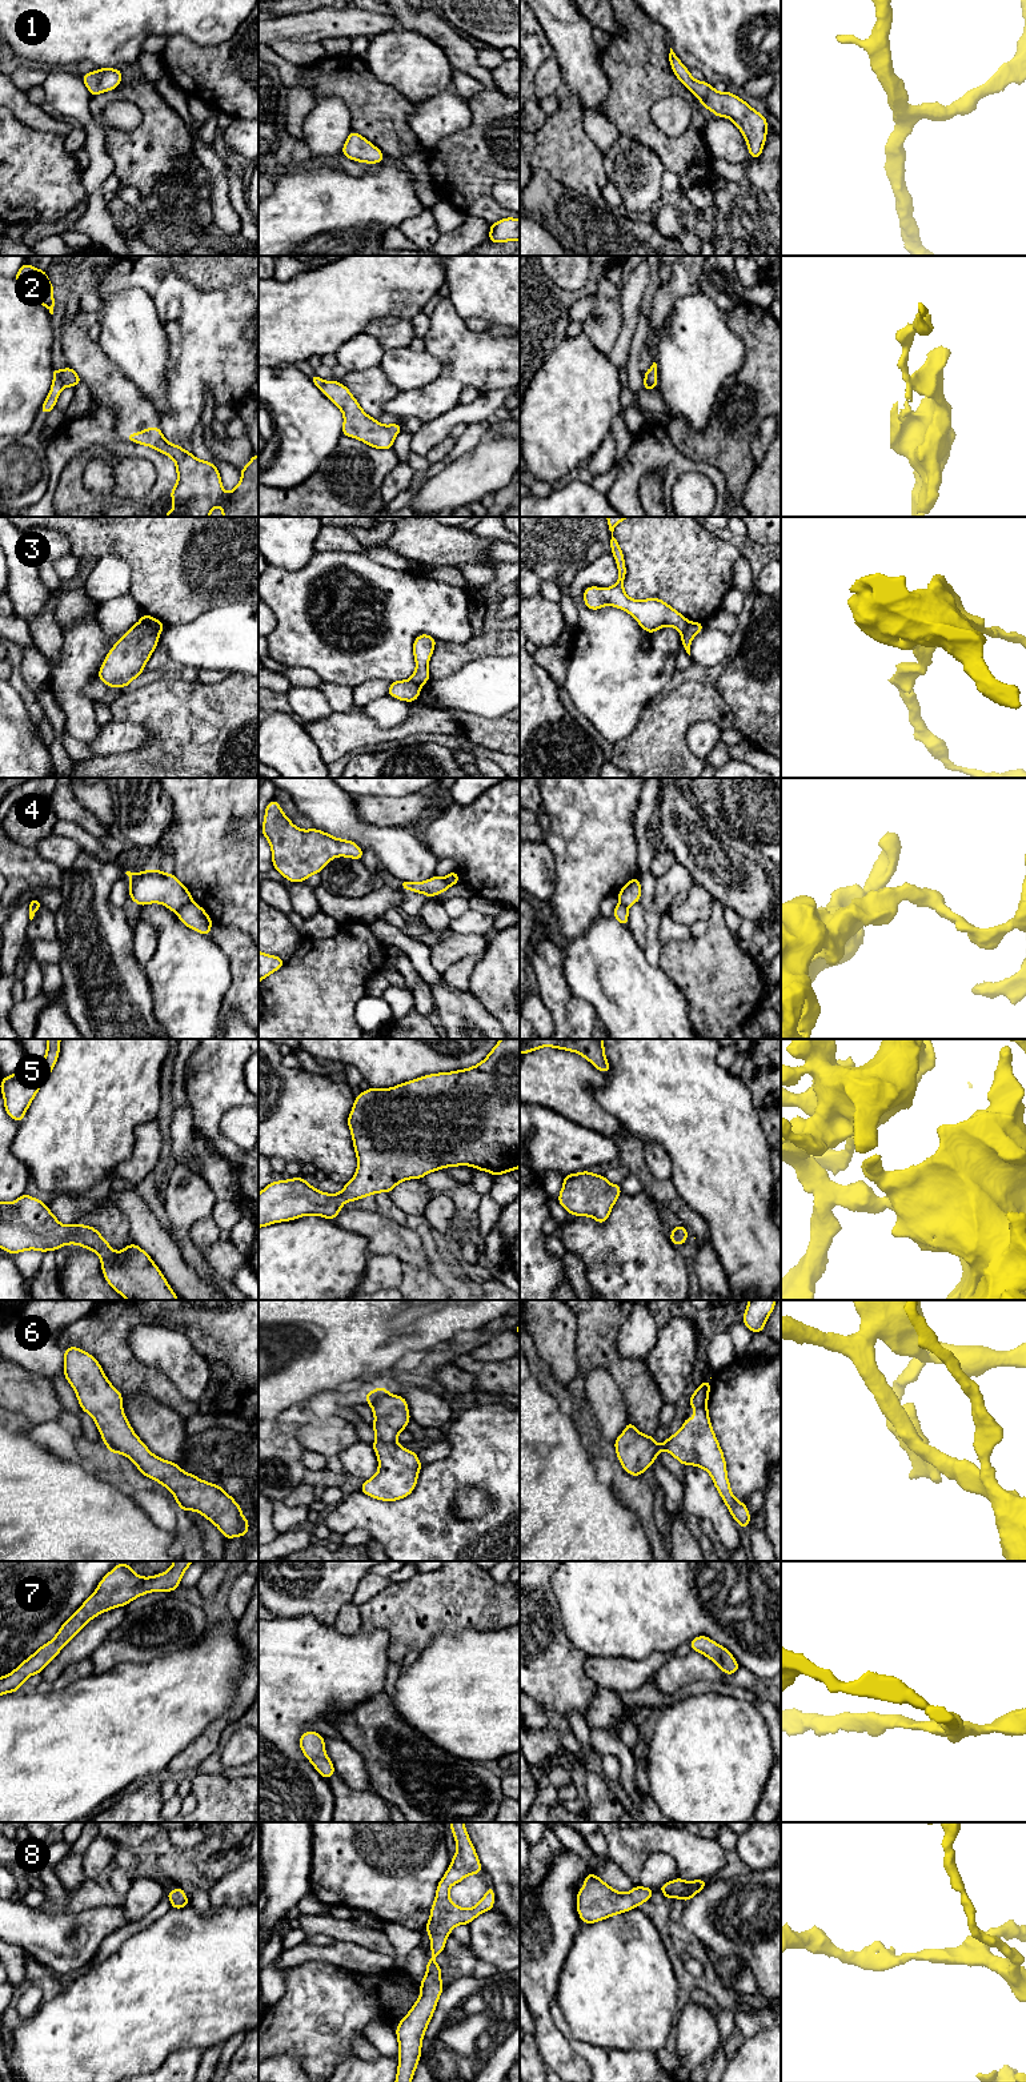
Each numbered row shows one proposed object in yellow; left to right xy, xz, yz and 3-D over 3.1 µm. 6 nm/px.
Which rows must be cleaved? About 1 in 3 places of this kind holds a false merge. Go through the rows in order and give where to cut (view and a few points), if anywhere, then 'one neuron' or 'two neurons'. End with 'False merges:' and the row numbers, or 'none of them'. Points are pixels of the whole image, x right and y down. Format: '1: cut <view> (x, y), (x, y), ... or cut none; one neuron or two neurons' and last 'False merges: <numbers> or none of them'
1: cut none; one neuron
2: cut xy (59, 370), (59, 378), (64, 385); two neurons
3: cut xy (141, 618), (159, 634); two neurons
4: cut xy (192, 901), (176, 913); two neurons
5: cut none; one neuron
6: cut none; one neuron
7: cut none; one neuron
8: cut none; one neuron
False merges: 2, 3, 4

